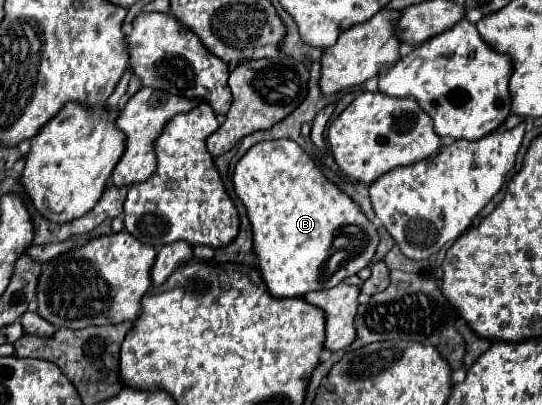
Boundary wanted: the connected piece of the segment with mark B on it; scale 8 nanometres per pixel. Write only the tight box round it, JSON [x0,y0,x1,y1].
[232,139,378,297]

